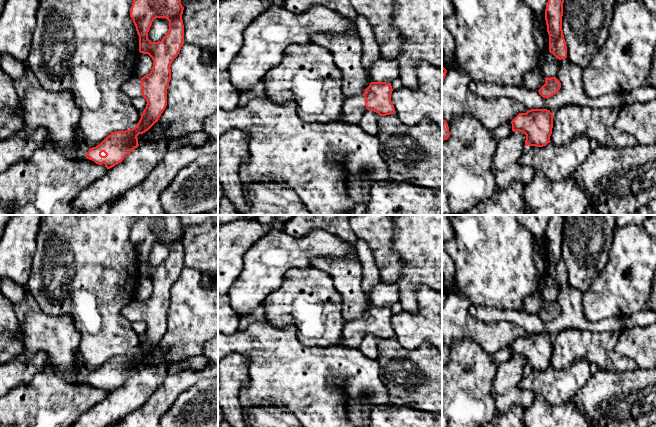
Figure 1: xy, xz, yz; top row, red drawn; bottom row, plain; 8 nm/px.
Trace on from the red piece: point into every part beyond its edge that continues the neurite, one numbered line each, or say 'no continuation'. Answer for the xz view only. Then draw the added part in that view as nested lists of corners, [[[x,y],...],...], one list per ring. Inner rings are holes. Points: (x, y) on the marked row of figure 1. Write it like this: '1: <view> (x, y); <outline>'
1: xz (353, 108); [[[363,95],[347,98],[343,105],[343,114],[338,122],[359,125],[363,112],[366,110]]]

